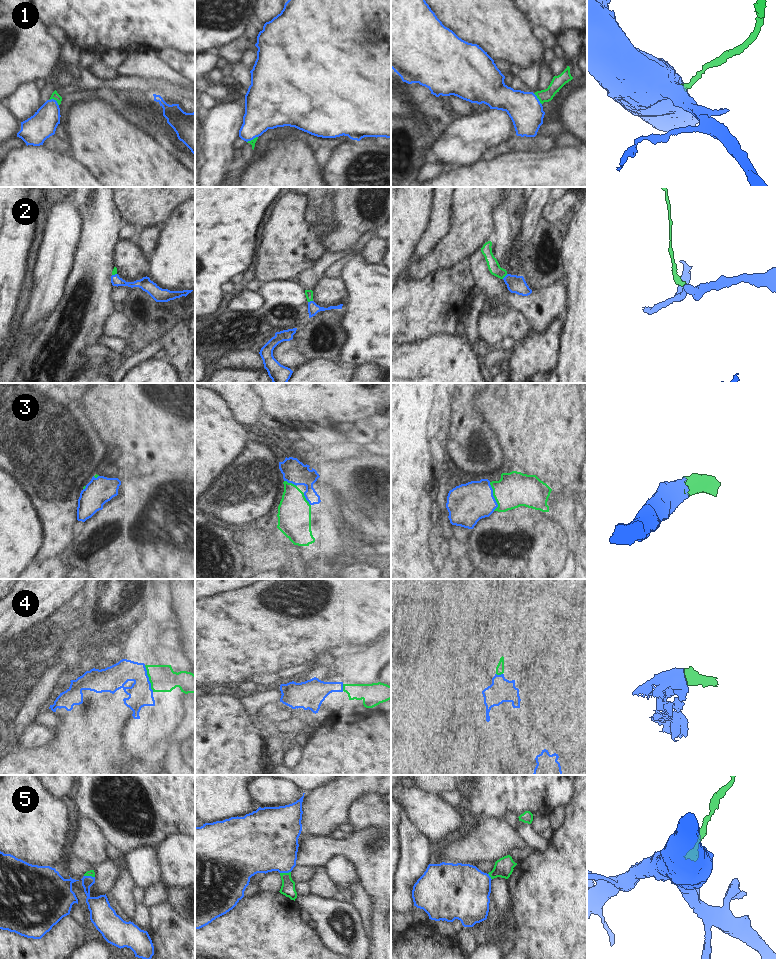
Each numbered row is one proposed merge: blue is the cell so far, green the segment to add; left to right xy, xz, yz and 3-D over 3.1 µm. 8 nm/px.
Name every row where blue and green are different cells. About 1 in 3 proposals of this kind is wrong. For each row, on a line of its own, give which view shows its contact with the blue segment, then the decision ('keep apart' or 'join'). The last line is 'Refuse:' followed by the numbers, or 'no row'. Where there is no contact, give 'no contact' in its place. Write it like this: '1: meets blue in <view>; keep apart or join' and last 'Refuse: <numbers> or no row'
1: meets blue in xy; join
2: meets blue in xz; join
3: meets blue in yz; join
4: meets blue in xy; join
5: meets blue in xz; join
Refuse: no row

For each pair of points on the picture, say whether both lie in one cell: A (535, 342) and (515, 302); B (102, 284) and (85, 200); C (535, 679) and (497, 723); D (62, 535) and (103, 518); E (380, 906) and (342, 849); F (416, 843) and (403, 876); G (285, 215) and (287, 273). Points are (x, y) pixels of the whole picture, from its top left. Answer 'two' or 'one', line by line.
A: two
B: one
C: two
D: two
E: one
F: one
G: one

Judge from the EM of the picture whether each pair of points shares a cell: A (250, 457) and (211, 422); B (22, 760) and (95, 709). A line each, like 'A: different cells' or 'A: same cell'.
A: different cells
B: same cell

